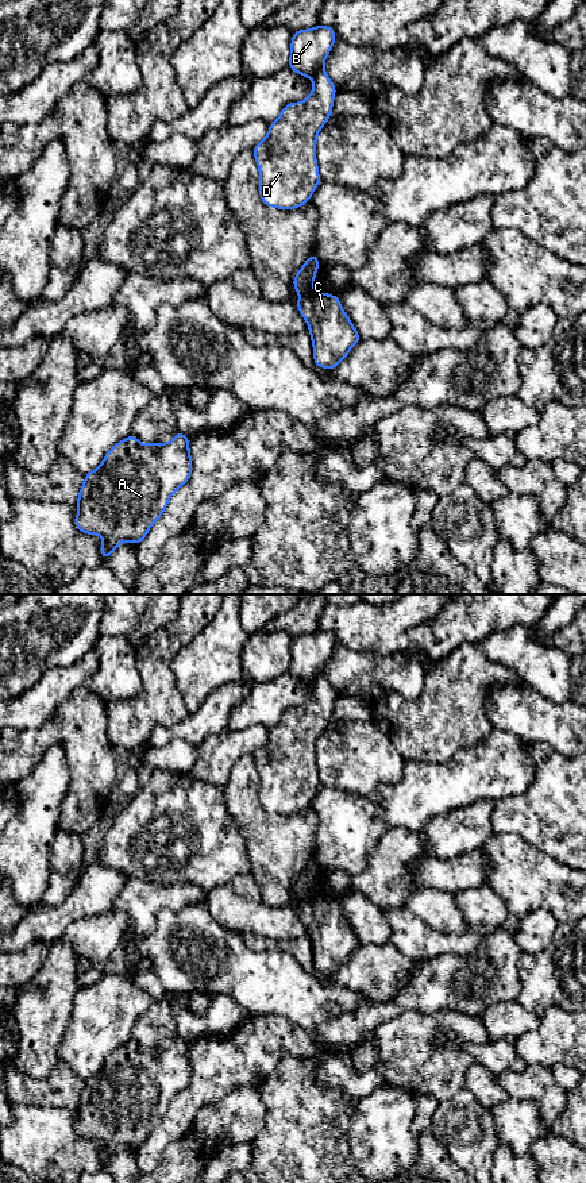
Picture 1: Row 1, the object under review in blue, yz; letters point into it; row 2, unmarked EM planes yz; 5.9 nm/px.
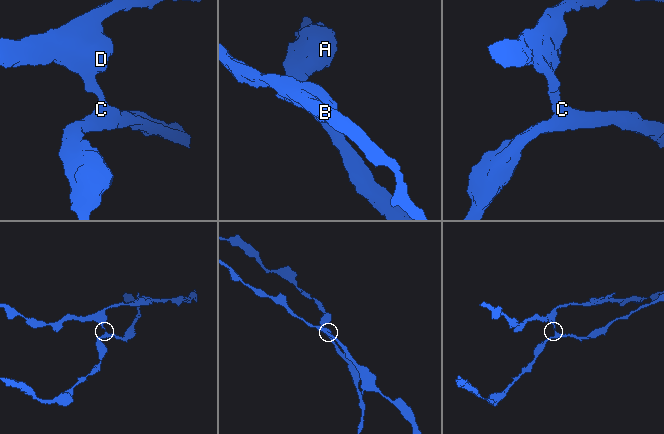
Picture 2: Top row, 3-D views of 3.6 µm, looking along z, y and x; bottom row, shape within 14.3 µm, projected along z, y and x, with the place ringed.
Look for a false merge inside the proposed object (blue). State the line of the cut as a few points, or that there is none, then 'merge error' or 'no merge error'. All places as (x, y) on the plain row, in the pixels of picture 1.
cut in yz along (313, 896), (300, 901); merge error

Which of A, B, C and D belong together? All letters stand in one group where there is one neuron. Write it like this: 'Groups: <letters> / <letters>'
Groups: A C / B D

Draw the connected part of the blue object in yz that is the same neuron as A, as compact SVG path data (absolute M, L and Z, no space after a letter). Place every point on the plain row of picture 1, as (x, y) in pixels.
M177 1036L170 1048L143 1049L136 1041L128 1040L116 1048L104 1061L101 1070L85 1079L84 1088L77 1105L76 1133L88 1140L100 1140L104 1147L100 1149L101 1163L109 1163L115 1153L123 1147L138 1149L142 1147L151 1130L163 1120L171 1099L185 1090L192 1080L192 1061L189 1057L190 1044Z

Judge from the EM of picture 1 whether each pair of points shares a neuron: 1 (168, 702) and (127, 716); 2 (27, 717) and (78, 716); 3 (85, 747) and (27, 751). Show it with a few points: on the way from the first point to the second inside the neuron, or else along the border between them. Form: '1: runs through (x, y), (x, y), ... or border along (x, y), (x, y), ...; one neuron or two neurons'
1: runs through (158, 704), (137, 715); one neuron
2: border along (72, 694), (42, 725), (20, 729); two neurons
3: runs through (70, 736), (46, 736), (42, 739); one neuron

